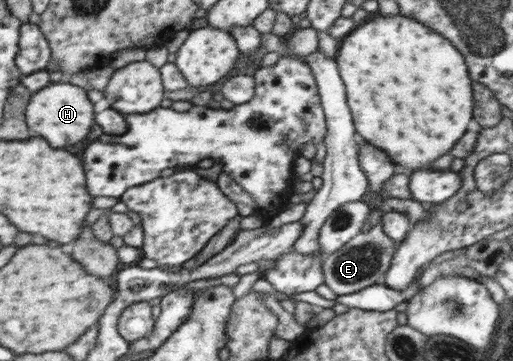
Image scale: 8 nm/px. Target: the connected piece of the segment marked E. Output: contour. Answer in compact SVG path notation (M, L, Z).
M380 223L374 225L366 233L358 232L350 241L346 241L340 249L323 256L323 283L336 296L348 295L370 285L382 285L384 274L398 243L384 235Z

